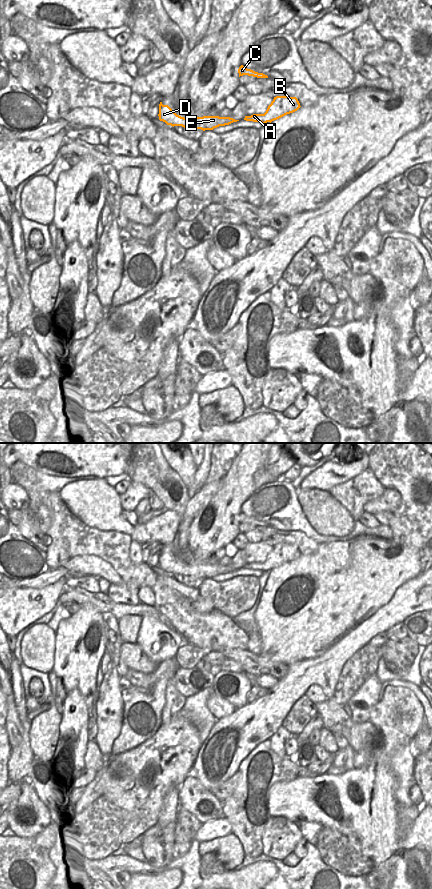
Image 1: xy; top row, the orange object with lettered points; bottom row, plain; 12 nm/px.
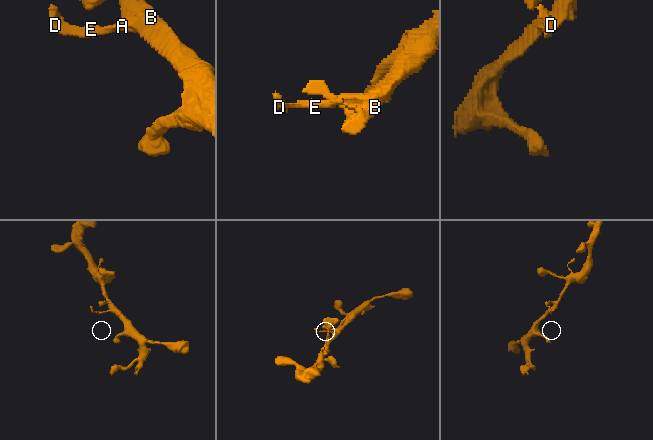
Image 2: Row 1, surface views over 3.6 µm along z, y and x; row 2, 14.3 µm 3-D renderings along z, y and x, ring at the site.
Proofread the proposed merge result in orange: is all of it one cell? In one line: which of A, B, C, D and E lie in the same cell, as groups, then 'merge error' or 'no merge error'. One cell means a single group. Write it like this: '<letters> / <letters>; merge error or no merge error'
A B C D E; no merge error

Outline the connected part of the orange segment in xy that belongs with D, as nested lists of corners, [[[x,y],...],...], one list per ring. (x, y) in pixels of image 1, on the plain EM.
[[[162,550],[159,552],[159,568],[165,570],[167,573],[171,574],[182,574],[184,576],[194,576],[205,578],[213,578],[219,574],[229,573],[233,570],[237,570],[239,568],[235,568],[230,565],[219,565],[219,564],[203,564],[203,565],[195,565],[195,566],[184,566],[177,563],[168,553],[163,553]]]

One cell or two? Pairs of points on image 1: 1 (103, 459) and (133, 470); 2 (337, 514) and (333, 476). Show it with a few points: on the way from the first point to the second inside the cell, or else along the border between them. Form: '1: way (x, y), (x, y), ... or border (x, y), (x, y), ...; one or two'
1: border (129, 460), (126, 472); two
2: border (305, 488), (318, 488), (328, 492); two

